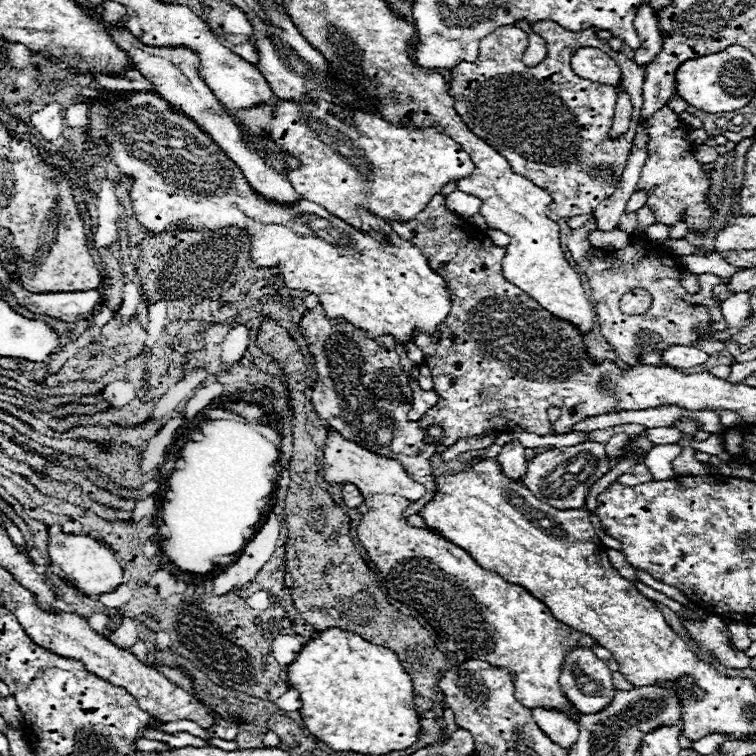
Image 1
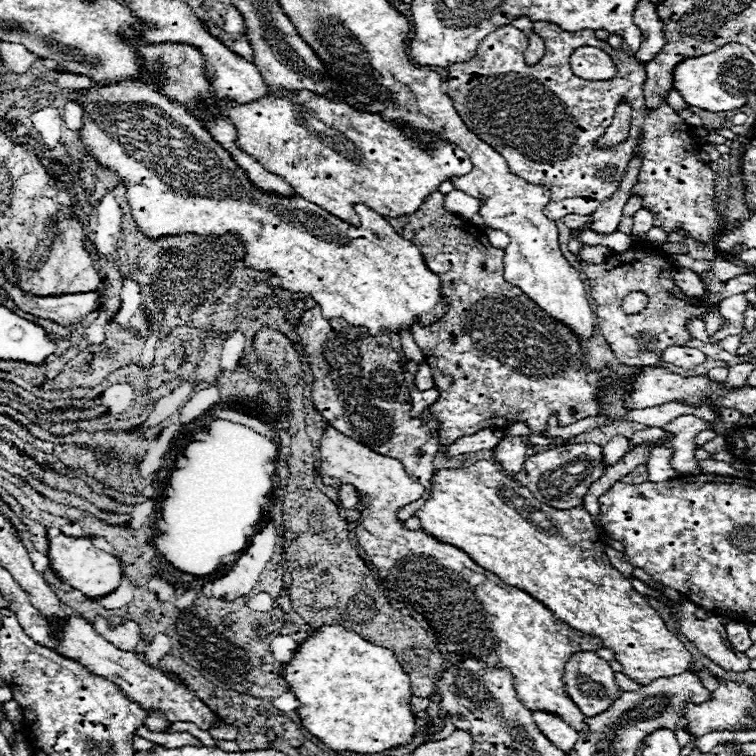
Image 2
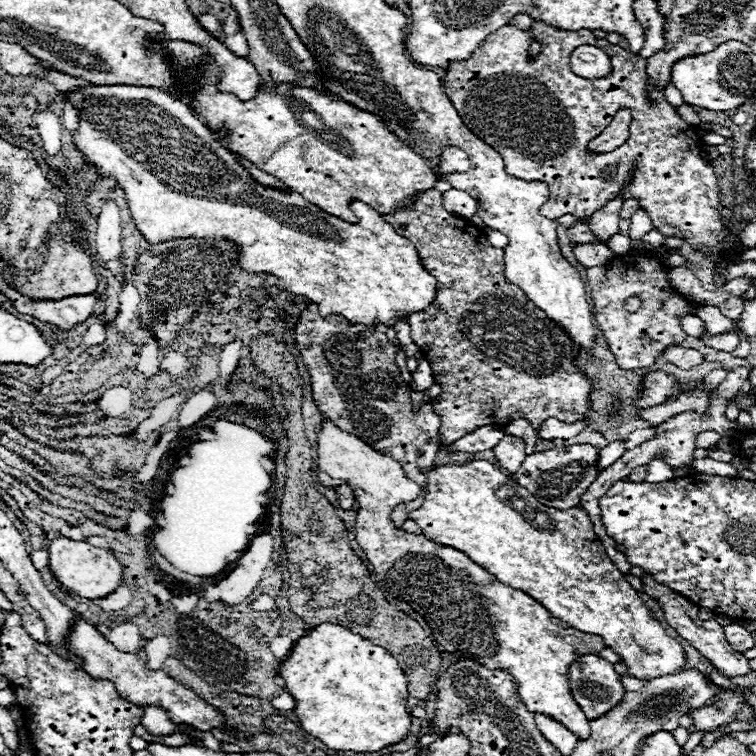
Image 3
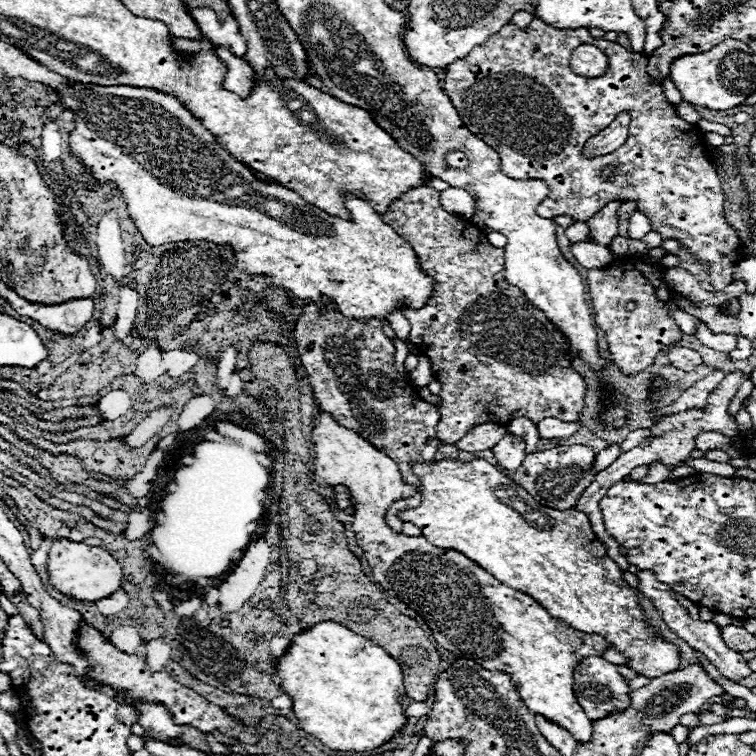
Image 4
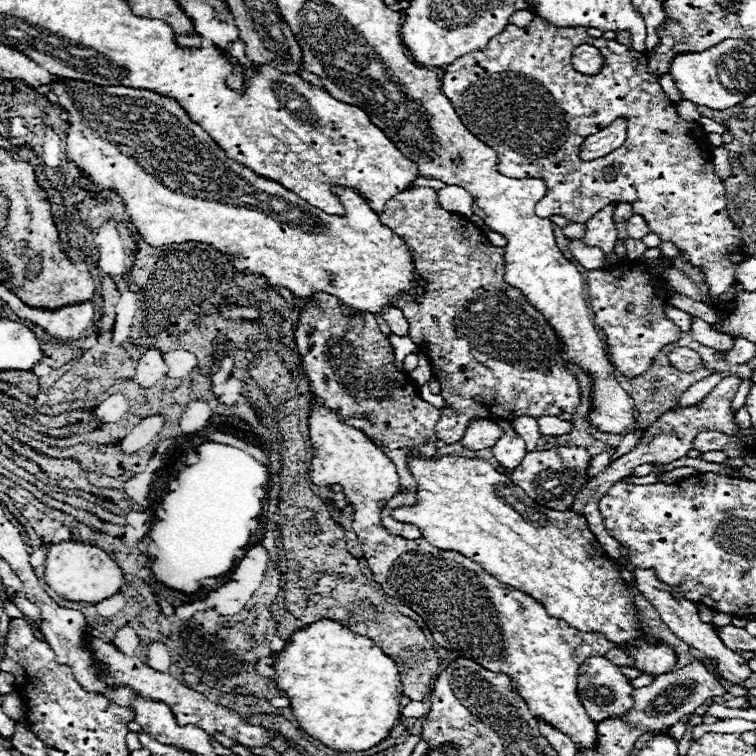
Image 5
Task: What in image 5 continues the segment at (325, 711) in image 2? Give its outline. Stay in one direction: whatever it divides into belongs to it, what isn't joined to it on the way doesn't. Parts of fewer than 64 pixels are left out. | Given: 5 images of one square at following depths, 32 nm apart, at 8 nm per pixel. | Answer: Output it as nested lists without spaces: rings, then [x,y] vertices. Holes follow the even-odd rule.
[[[320,618],[290,636],[286,646],[272,656],[274,660],[274,680],[280,692],[290,698],[290,710],[298,720],[300,728],[310,736],[316,736],[324,746],[338,750],[338,752],[362,752],[378,742],[382,742],[394,722],[400,718],[400,696],[402,696],[402,682],[398,678],[396,662],[386,656],[370,638],[352,634],[346,626]]]

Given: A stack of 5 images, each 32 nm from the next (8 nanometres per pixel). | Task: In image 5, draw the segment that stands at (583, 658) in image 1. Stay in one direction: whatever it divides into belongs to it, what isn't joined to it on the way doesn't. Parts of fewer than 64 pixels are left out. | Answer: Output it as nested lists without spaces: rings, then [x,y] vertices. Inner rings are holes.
[[[594,656],[580,666],[578,696],[592,720],[600,722],[600,720],[612,720],[612,718],[626,716],[626,712],[630,712],[634,706],[632,692],[634,692],[634,688],[630,684],[630,680],[620,672],[620,668],[616,664],[612,664],[610,660],[602,658],[602,656]]]

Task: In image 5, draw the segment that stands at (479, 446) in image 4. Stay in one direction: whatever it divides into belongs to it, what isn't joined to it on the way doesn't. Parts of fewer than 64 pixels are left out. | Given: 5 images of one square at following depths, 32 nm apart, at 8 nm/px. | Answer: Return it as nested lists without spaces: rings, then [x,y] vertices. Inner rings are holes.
[[[472,420],[460,444],[468,450],[482,450],[482,448],[494,446],[494,442],[500,436],[502,436],[502,430],[492,420]]]

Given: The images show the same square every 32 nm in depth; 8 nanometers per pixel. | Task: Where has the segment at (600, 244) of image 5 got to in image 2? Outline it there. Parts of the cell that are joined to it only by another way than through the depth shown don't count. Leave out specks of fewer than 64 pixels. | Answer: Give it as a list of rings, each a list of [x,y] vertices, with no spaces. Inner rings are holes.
[[[636,156],[630,162],[630,168],[624,176],[624,182],[620,184],[618,192],[614,192],[614,196],[610,200],[606,200],[604,204],[600,204],[600,208],[590,216],[592,222],[592,230],[598,234],[612,234],[618,230],[618,222],[622,218],[622,208],[626,204],[626,200],[630,198],[630,188],[636,182],[636,174],[640,168],[640,156]]]

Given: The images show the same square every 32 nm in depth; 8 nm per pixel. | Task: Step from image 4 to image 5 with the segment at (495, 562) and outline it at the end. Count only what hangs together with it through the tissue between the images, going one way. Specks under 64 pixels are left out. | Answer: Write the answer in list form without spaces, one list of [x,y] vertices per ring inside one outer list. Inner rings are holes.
[[[412,448],[408,452],[408,470],[416,480],[418,502],[414,506],[394,508],[390,514],[394,520],[420,528],[424,540],[432,546],[460,552],[462,556],[478,562],[488,574],[496,576],[496,580],[530,594],[544,604],[550,616],[568,622],[572,628],[582,632],[600,632],[618,646],[638,636],[636,626],[640,620],[632,594],[626,590],[616,566],[590,532],[584,516],[574,514],[572,510],[556,512],[536,504],[520,486],[516,486],[506,474],[500,474],[486,460],[458,456],[422,458],[416,448]],[[642,640],[636,648],[626,648],[636,658],[636,668],[642,668],[650,676],[658,676],[668,672],[676,664],[676,656],[672,648],[666,646],[652,646]]]

